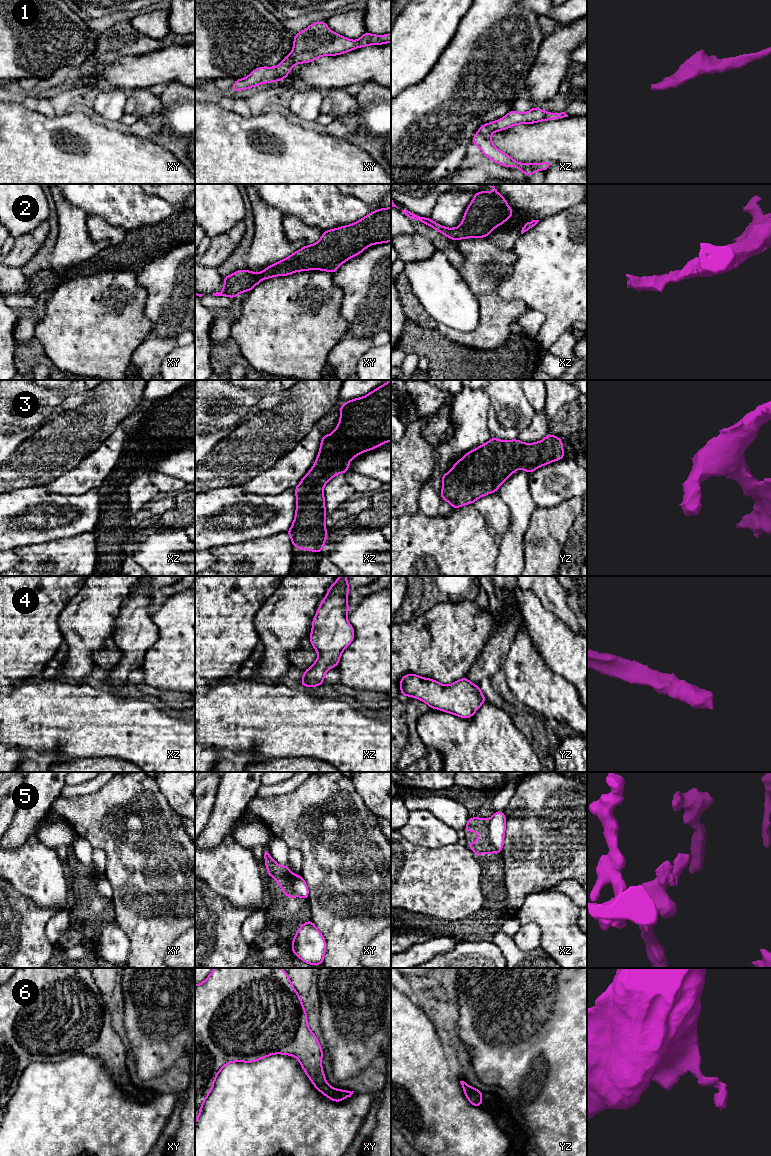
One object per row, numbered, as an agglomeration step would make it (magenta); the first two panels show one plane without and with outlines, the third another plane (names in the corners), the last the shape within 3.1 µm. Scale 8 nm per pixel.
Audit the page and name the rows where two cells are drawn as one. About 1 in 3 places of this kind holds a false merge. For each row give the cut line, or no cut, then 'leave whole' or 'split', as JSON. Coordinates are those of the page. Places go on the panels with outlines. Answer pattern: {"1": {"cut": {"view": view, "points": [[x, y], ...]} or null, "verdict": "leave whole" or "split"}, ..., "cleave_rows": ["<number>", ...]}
{"1": {"cut": null, "verdict": "leave whole"}, "2": {"cut": null, "verdict": "leave whole"}, "3": {"cut": null, "verdict": "leave whole"}, "4": {"cut": null, "verdict": "leave whole"}, "5": {"cut": {"view": "xz", "points": [[488, 819], [489, 840], [496, 851]]}, "verdict": "split"}, "6": {"cut": null, "verdict": "leave whole"}, "cleave_rows": ["5"]}

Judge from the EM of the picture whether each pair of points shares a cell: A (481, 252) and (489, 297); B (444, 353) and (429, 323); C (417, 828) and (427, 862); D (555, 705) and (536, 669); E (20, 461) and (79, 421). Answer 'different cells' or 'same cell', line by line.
A: same cell
B: different cells
C: different cells
D: same cell
E: same cell

